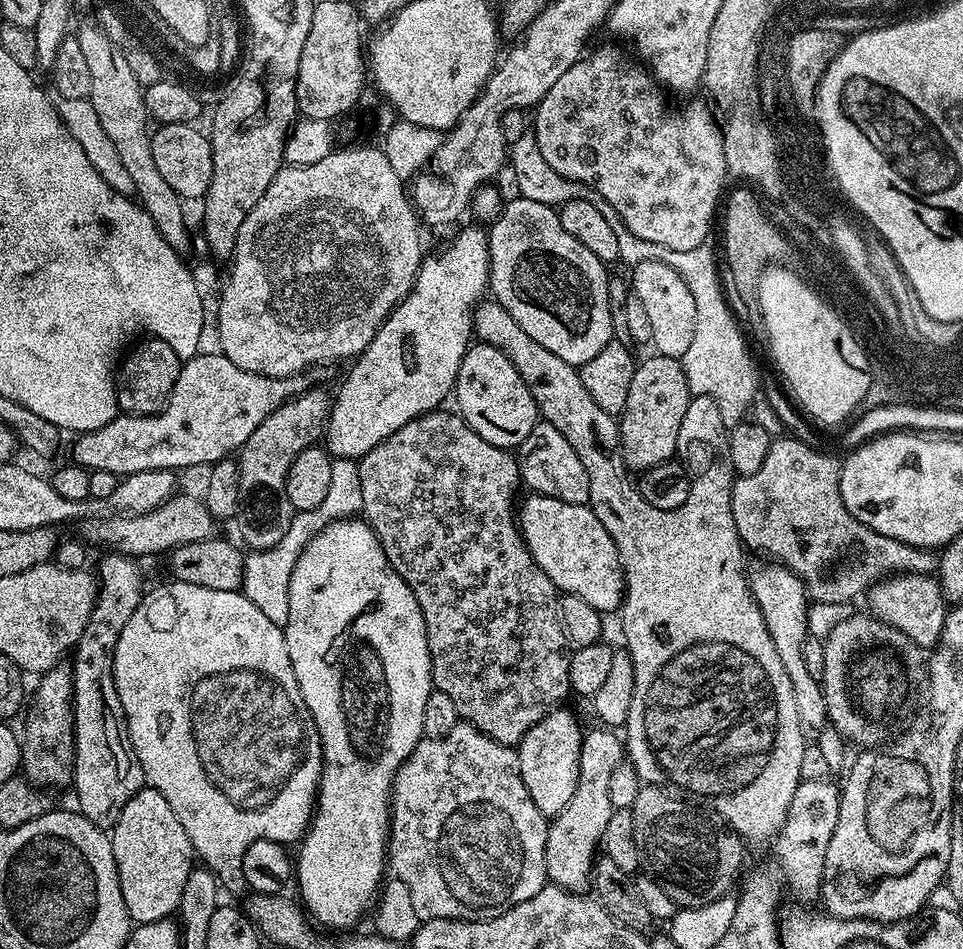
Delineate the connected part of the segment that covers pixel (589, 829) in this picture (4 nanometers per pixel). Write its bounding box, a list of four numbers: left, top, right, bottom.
[546,726,626,894]

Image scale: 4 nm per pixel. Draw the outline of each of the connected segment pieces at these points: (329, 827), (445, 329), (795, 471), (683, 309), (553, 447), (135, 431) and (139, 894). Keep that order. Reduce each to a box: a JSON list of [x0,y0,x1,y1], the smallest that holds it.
[[283,518,434,930],[322,227,489,462],[732,434,938,603],[630,260,695,358],[518,422,590,504],[71,351,314,478],[110,788,194,925]]

